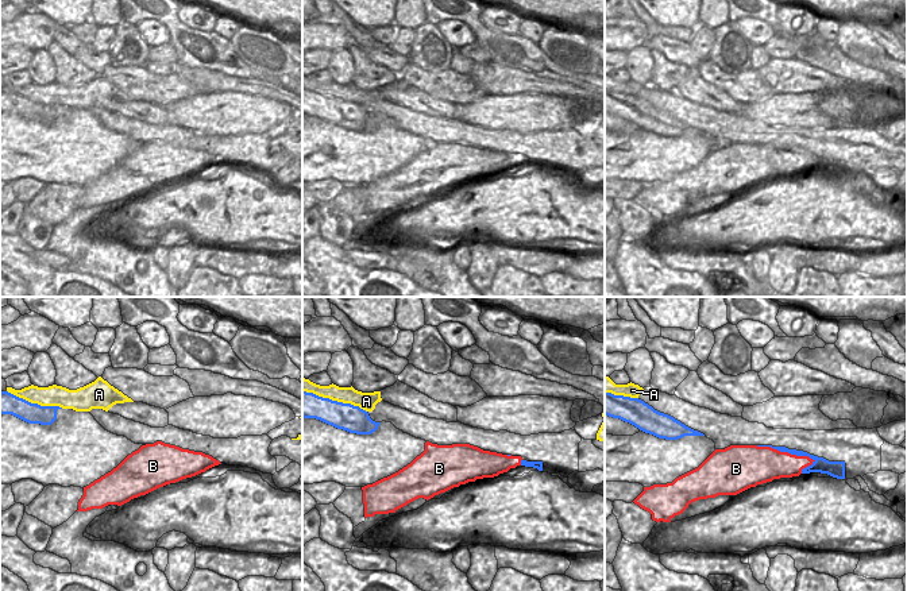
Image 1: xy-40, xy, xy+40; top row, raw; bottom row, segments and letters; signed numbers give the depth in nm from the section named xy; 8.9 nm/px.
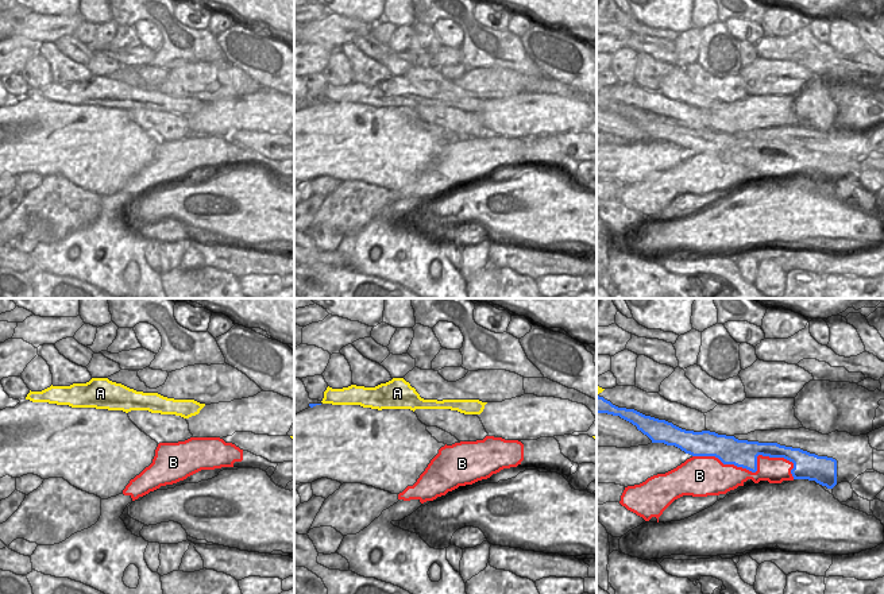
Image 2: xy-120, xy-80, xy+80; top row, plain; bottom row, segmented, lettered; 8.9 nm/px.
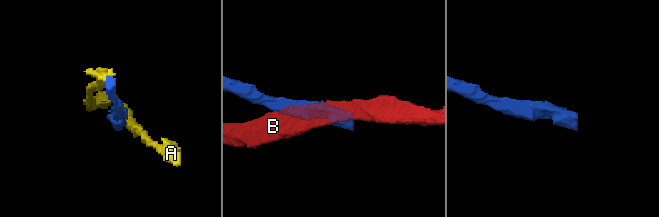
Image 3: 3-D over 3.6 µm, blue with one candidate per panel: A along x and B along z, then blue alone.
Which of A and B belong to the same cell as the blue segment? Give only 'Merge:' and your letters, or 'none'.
Merge: none

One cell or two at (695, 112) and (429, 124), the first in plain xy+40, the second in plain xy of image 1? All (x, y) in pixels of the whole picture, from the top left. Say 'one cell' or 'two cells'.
one cell

